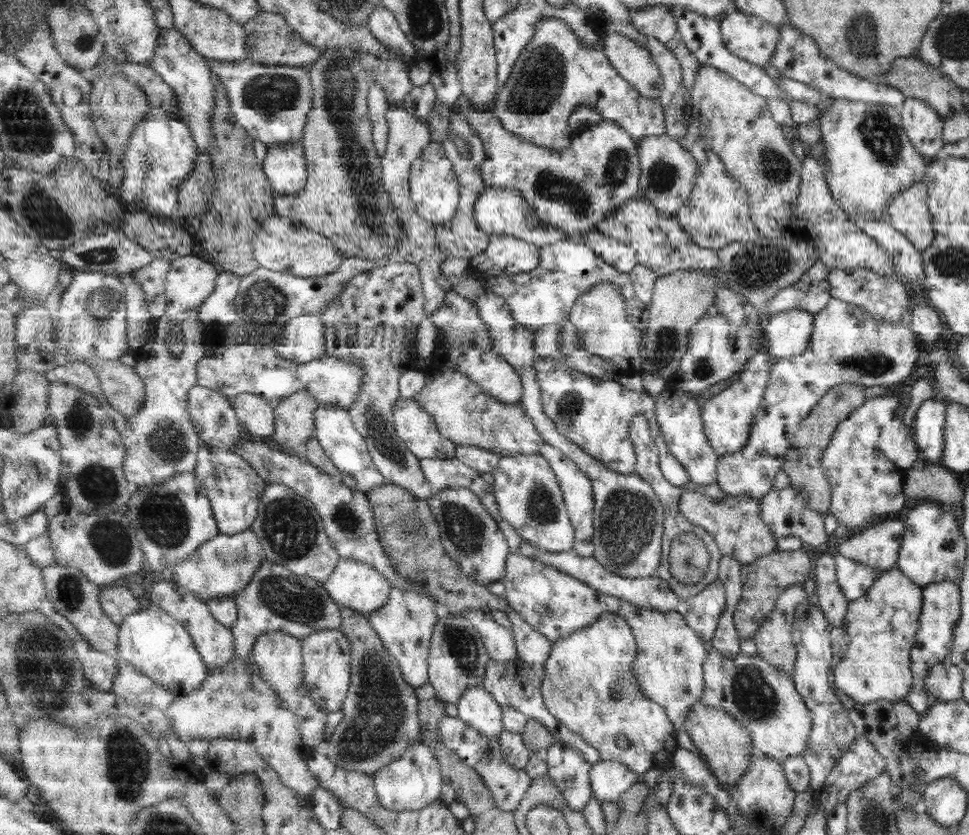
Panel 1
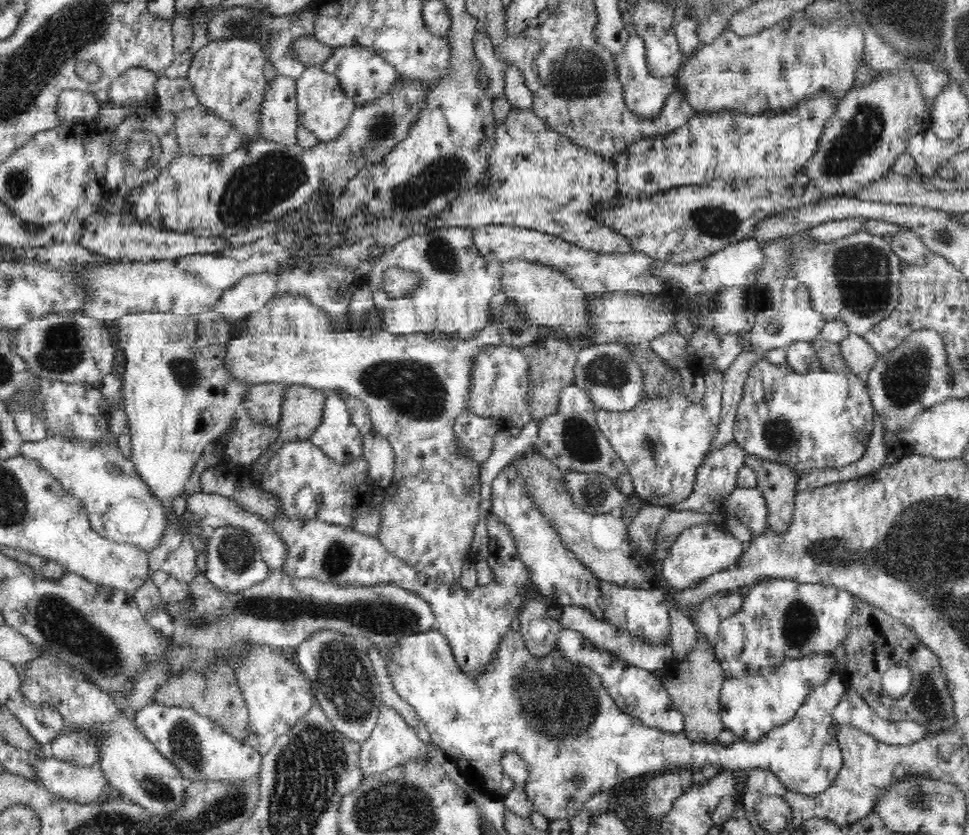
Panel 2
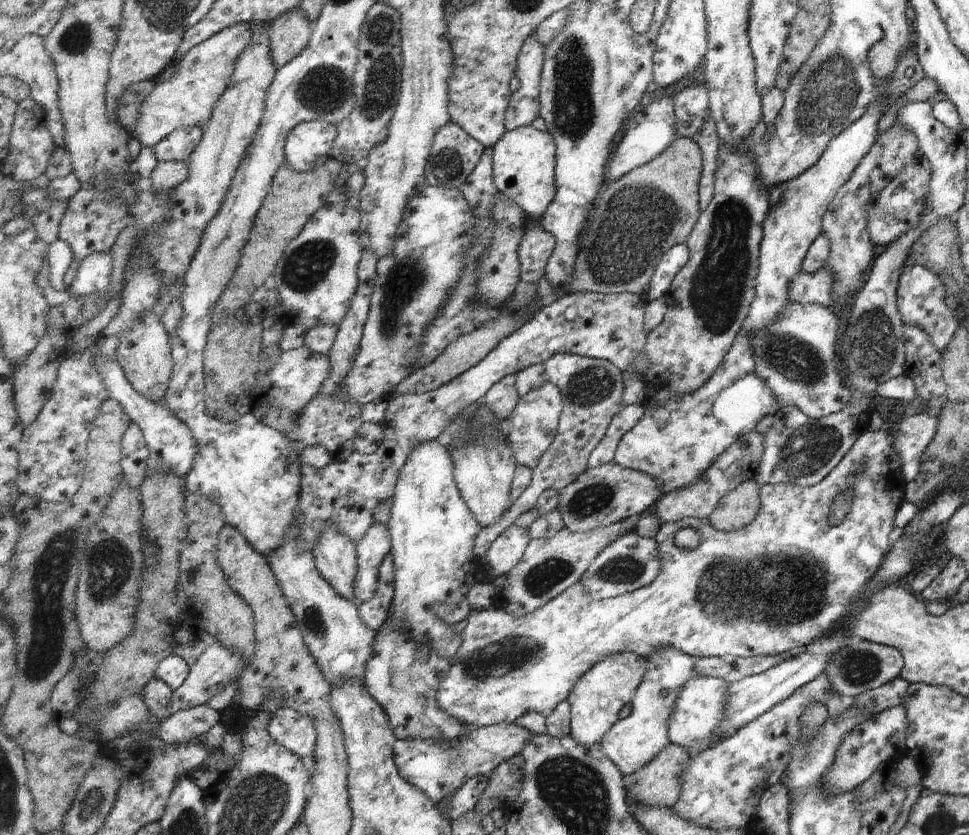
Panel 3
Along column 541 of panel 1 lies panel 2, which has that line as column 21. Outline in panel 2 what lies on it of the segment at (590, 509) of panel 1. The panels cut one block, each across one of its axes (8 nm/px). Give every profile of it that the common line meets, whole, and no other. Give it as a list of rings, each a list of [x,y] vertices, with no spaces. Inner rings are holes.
[[[47,434],[46,438],[42,438],[42,440],[36,440],[36,442],[24,442],[21,446],[21,454],[24,456],[29,456],[30,458],[35,458],[40,464],[48,470],[48,472],[52,473],[52,476],[57,478],[60,481],[60,484],[68,491],[71,492],[76,498],[81,498],[84,501],[86,510],[88,511],[88,515],[90,515],[90,523],[92,523],[92,528],[98,533],[101,534],[104,538],[108,540],[112,540],[114,542],[124,542],[128,544],[134,544],[139,546],[142,550],[152,550],[152,546],[156,546],[156,542],[164,536],[164,526],[167,524],[167,517],[164,511],[164,507],[160,505],[160,501],[158,498],[152,494],[152,491],[148,488],[148,485],[142,481],[140,475],[136,472],[134,463],[132,460],[128,460],[122,451],[120,451],[120,447],[117,442],[110,442],[109,440],[102,440],[101,444],[97,444],[97,442],[83,442],[83,440],[79,440],[79,438],[75,438],[73,434]]]

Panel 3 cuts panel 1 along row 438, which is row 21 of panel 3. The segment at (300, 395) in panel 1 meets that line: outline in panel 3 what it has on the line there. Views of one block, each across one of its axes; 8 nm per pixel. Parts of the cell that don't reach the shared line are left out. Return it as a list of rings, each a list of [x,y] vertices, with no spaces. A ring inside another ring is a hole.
[[[301,9],[286,12],[271,23],[273,65],[280,69],[295,60],[308,47],[315,25]]]

